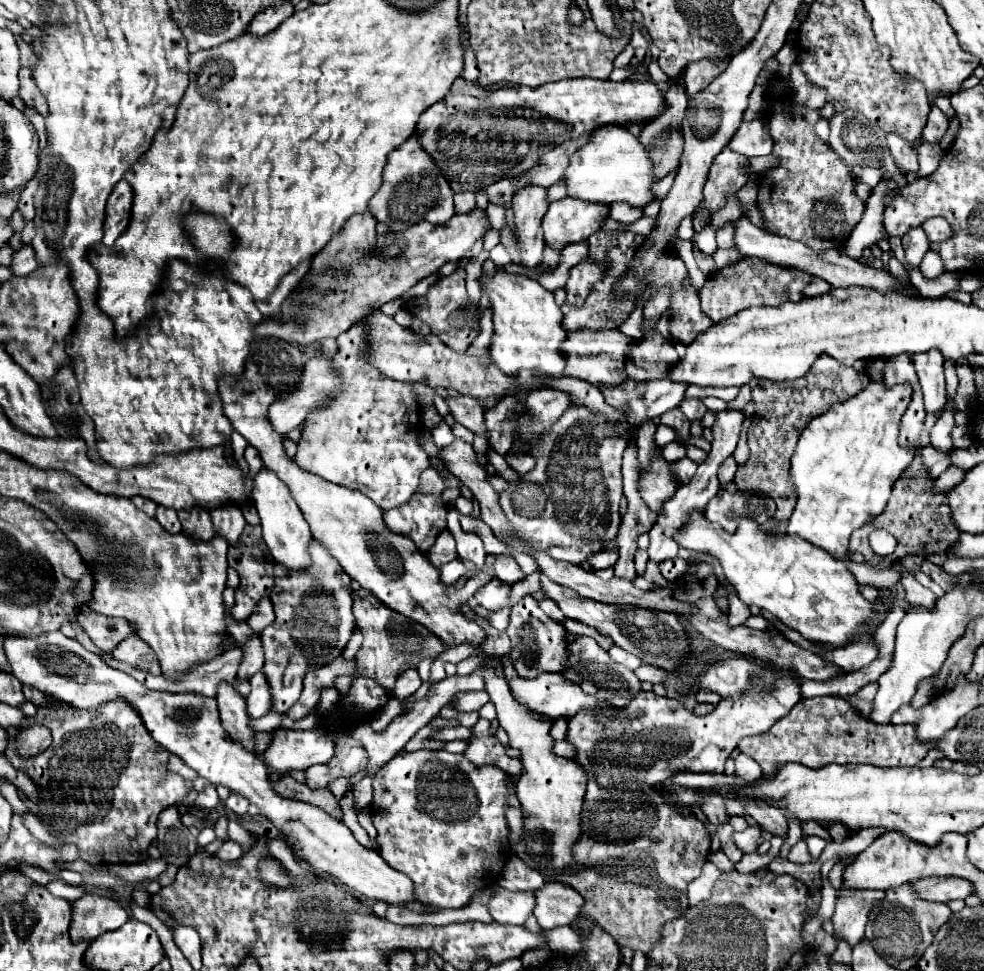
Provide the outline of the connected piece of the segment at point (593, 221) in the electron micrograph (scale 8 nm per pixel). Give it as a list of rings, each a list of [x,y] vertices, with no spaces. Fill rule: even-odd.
[[[563,198],[549,204],[543,216],[545,244],[553,250],[563,250],[569,244],[585,242],[599,230],[603,218],[609,214],[609,206],[597,206],[593,202],[581,202],[579,198]]]

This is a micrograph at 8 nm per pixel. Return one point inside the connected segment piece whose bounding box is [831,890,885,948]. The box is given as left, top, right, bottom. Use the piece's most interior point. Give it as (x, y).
(850, 917)

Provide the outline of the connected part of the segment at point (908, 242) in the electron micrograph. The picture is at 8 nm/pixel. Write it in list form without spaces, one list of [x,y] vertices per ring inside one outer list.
[[[913,228],[903,236],[903,248],[905,248],[905,258],[911,266],[919,266],[925,252],[929,250],[929,240],[923,228]]]

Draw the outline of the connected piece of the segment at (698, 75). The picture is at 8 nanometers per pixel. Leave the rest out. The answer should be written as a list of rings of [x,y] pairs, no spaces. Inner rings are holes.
[[[701,60],[697,64],[689,64],[681,74],[685,94],[693,96],[707,88],[709,82],[713,82],[713,78],[717,78],[727,68],[727,64],[729,60]]]

